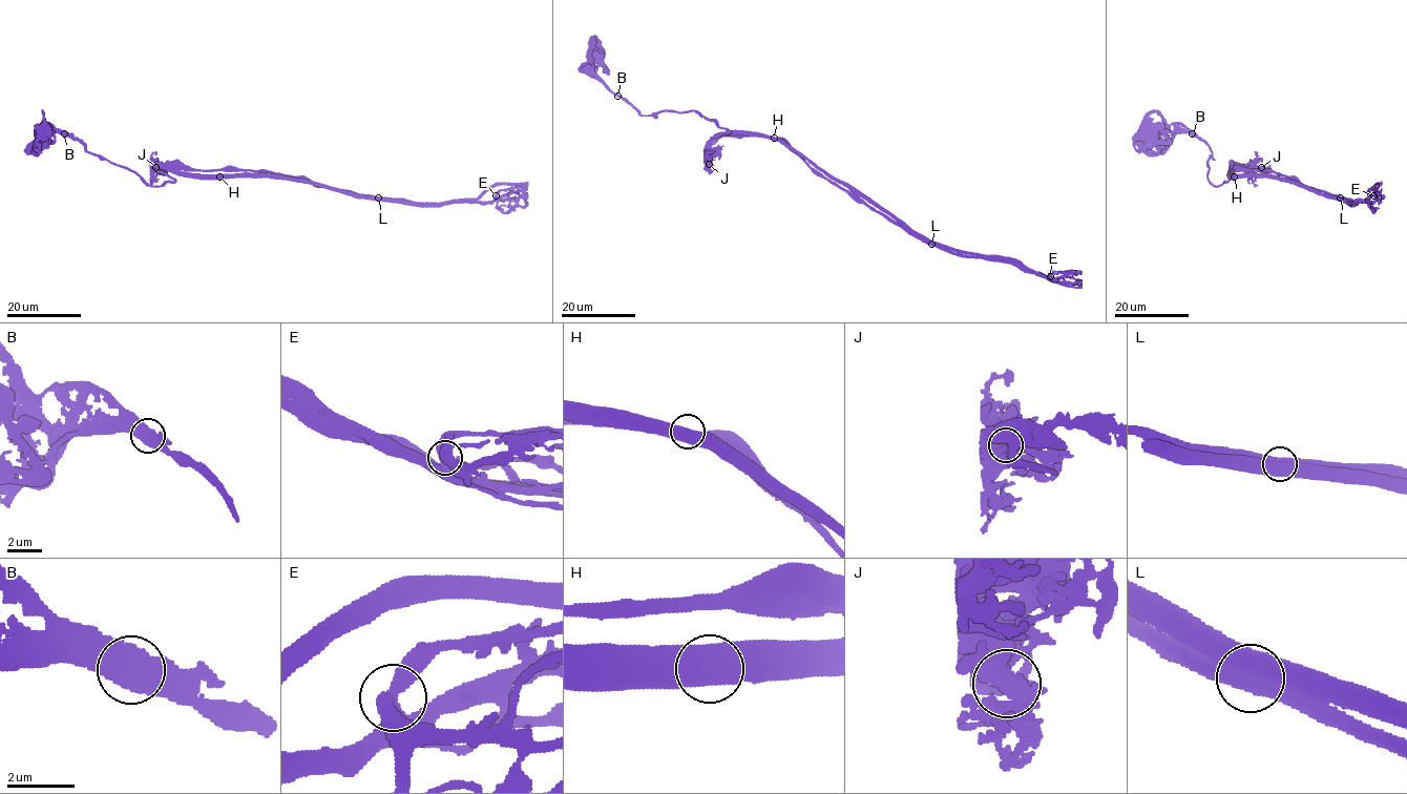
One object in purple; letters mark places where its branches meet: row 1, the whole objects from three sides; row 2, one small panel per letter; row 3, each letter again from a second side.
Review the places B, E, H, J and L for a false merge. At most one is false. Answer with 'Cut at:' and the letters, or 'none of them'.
Cut at: L

